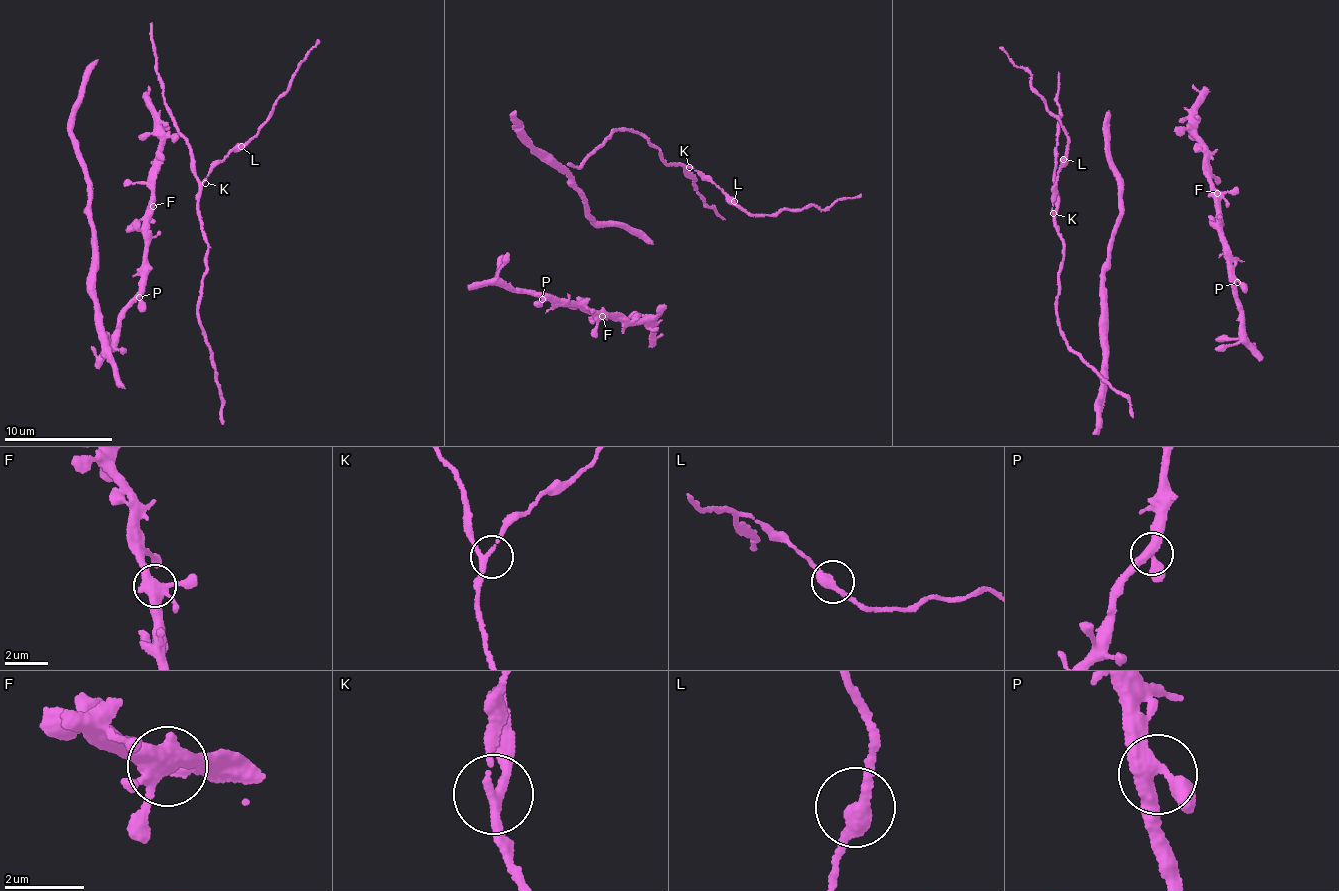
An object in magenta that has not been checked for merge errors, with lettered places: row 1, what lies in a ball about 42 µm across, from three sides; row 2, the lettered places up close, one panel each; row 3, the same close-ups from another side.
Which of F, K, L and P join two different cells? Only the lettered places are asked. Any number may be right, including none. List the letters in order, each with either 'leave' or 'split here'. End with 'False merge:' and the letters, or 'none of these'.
F: leave
K: leave
L: leave
P: leave
False merge: none of these

